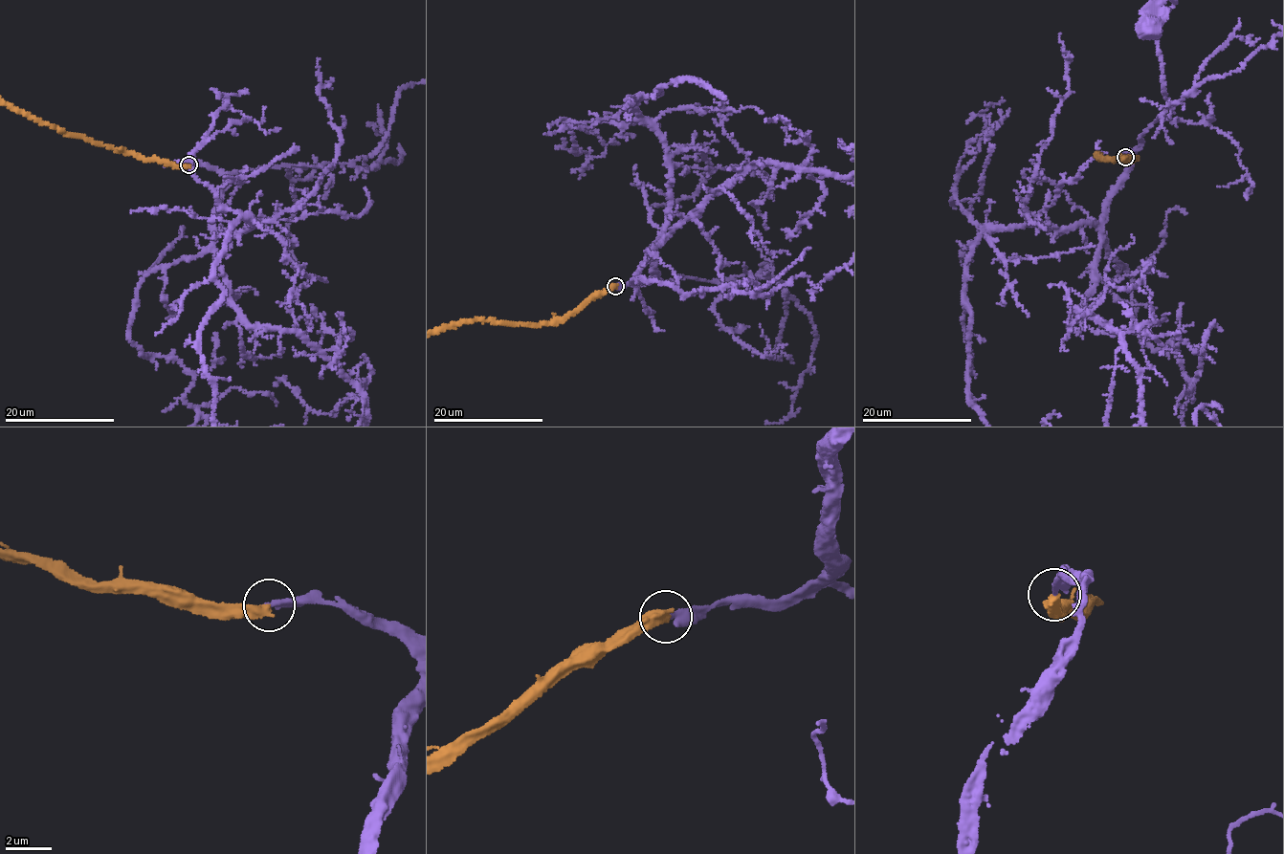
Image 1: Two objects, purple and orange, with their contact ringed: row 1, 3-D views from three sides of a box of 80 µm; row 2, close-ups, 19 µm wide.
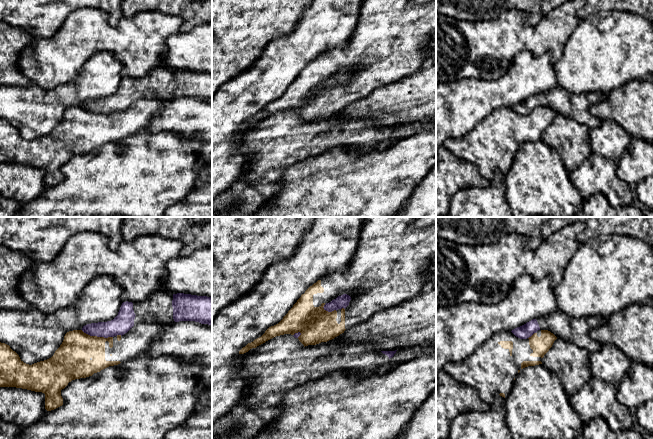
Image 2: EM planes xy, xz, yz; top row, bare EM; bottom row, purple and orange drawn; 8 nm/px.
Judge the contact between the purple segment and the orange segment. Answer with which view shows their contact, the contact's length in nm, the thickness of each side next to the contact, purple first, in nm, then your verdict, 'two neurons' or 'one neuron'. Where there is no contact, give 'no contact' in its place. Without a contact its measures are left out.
meets purple in xy; contact 260 nm long; 160 nm thick on the purple side, 280 nm on the other; two neurons

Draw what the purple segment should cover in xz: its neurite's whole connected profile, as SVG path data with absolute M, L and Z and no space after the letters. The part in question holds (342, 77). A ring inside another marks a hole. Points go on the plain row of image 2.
M343 70L341 72L338 72L336 75L332 76L329 79L326 79L324 81L324 86L328 87L328 88L332 88L334 86L338 86L338 85L342 85L342 84L346 84L349 81L349 78L351 76L351 73L347 70Z

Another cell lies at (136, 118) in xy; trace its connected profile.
M140 98L124 111L108 114L90 112L82 106L69 107L51 134L32 141L24 139L9 121L0 118L0 163L16 163L42 168L45 170L45 185L54 186L63 181L61 166L69 158L92 152L109 142L146 130L165 102L159 99Z

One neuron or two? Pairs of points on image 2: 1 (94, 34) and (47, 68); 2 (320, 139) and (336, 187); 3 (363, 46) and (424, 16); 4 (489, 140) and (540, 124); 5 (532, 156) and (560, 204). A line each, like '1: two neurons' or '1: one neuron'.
1: one neuron
2: two neurons
3: one neuron
4: one neuron
5: one neuron

